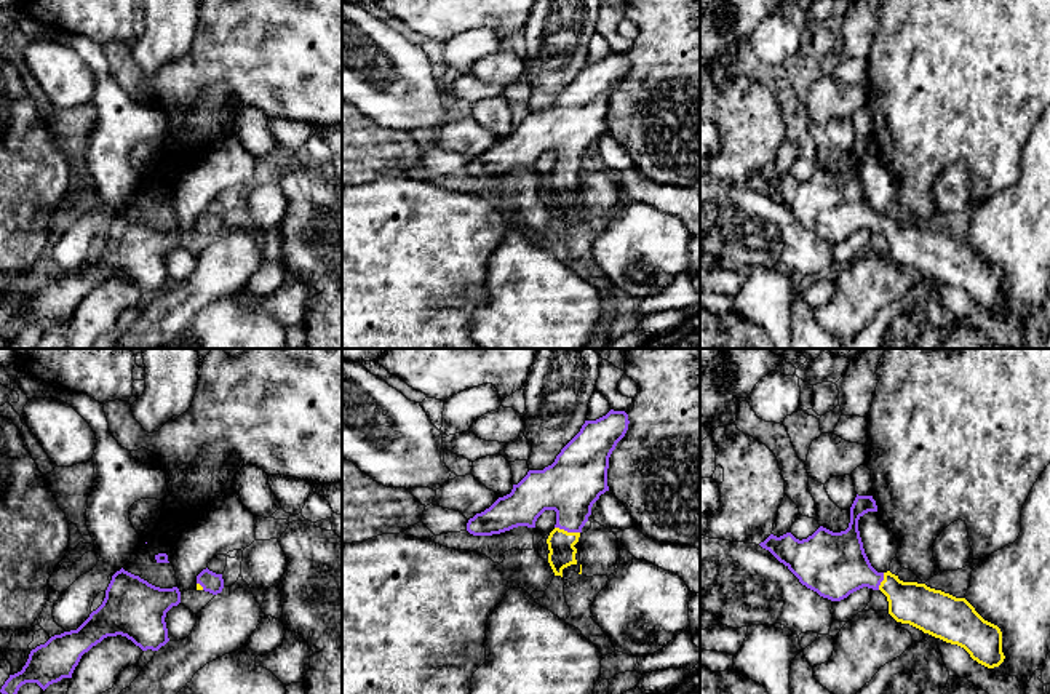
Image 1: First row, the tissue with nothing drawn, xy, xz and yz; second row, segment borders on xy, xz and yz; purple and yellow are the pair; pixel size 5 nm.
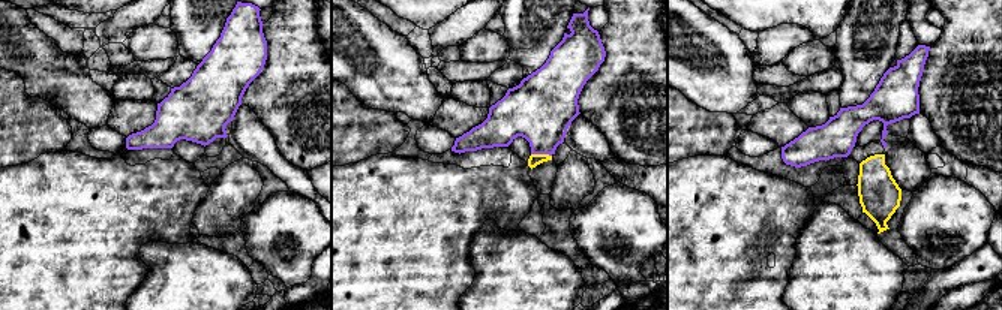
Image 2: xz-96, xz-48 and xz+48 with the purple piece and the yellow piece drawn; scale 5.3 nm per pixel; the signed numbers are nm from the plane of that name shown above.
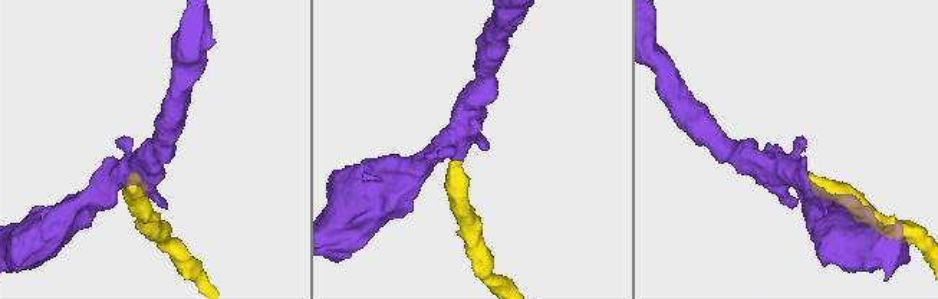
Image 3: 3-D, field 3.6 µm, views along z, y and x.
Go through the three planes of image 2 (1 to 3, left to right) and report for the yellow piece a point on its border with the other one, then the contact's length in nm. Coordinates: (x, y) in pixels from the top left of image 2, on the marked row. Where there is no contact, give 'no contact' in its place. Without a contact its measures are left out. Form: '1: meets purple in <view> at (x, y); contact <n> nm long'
1: no contact
2: meets purple in xz-48 at (542, 153); contact 110 nm long
3: no contact

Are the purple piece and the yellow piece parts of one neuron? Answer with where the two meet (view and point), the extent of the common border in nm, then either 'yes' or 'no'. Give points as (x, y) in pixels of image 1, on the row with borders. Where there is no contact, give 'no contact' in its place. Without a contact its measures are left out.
xz (568, 531) | 130 nm | yes

